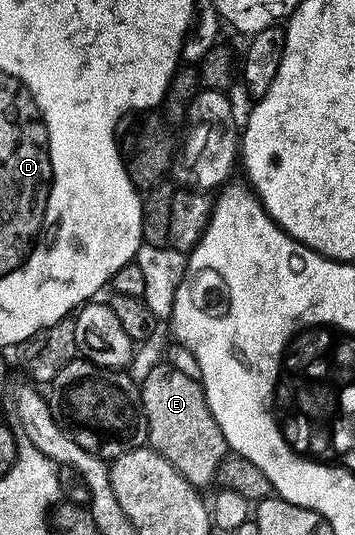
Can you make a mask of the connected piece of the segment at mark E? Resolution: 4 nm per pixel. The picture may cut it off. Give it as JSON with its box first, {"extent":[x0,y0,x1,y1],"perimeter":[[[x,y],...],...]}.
{"extent":[140,364,228,490],"perimeter":[[[158,364],[147,370],[146,377],[141,377],[140,387],[148,418],[149,447],[159,452],[195,488],[202,490],[205,484],[213,485],[228,449],[216,418],[212,418],[201,383],[170,364]]]}

